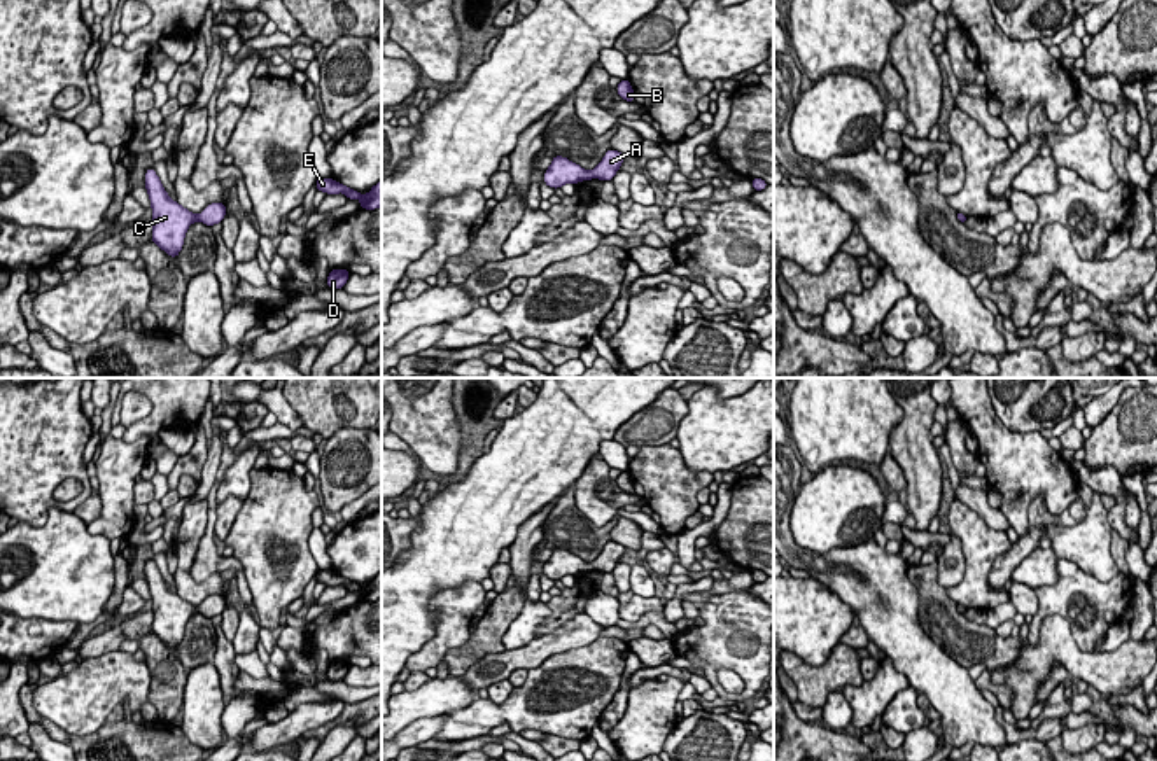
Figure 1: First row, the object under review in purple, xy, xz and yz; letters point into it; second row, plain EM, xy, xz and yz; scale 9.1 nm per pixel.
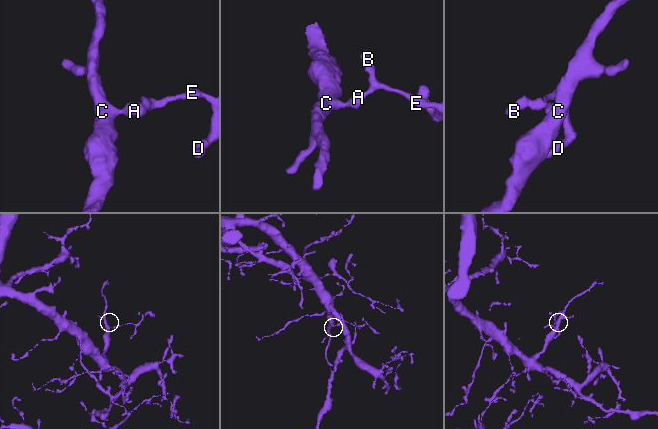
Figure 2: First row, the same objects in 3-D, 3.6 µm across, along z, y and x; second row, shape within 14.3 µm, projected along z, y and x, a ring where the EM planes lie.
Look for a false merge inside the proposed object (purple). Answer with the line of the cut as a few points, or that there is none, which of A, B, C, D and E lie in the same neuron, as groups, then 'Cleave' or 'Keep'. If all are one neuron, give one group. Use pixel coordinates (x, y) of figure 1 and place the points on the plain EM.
No split. Groups: A B C D E. Keep

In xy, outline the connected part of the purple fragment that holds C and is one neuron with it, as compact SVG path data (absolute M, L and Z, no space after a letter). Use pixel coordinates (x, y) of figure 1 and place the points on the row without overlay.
M154 558L145 563L144 572L154 612L151 632L173 651L182 642L186 623L193 614L201 612L214 618L222 614L228 604L224 595L210 595L200 607L186 602L168 590Z

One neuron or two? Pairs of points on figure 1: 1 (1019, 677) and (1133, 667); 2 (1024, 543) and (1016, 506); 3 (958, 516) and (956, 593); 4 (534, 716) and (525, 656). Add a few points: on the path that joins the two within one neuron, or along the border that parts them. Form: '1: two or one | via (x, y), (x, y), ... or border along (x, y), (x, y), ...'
1: one | via (1047, 658), (1072, 658), (1086, 667), (1105, 667)
2: two | border along (1030, 509), (1028, 530), (1019, 537)
3: one | via (974, 536), (974, 574)
4: two | border along (564, 651), (552, 653), (527, 670)

